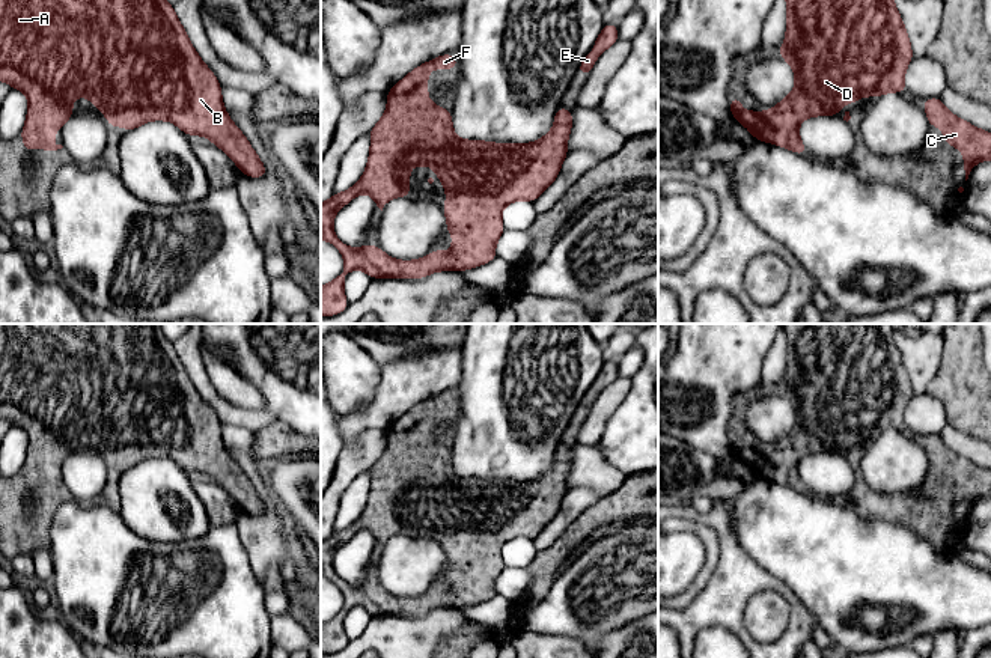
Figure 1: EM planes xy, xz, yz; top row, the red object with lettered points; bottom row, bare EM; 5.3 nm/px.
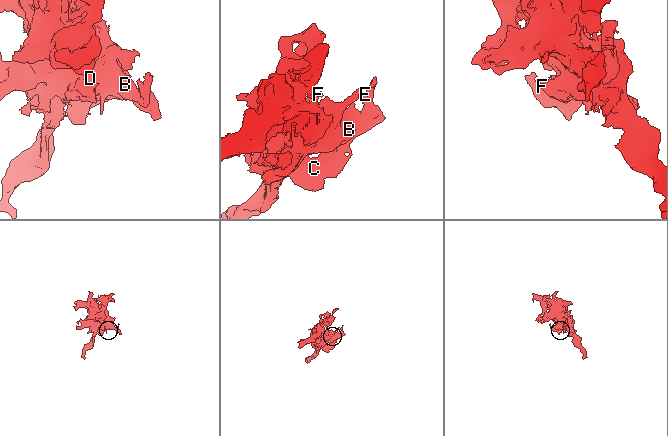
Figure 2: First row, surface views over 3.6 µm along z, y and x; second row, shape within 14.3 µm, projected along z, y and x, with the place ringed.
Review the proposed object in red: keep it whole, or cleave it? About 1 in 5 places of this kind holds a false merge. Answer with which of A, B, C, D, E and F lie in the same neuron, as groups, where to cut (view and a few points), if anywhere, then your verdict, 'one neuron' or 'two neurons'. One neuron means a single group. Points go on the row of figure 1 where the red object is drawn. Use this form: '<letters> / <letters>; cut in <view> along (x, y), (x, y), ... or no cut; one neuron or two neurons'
A B C D E F; no cut; one neuron

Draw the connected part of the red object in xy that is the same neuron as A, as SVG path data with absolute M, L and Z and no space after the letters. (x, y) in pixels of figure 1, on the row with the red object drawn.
M0 0L0 81L5 81L14 89L24 92L29 98L27 117L20 134L24 142L24 149L29 152L35 151L38 145L41 145L44 151L62 149L62 145L54 143L54 133L74 116L72 99L75 96L86 96L102 111L102 114L107 116L107 123L110 126L125 126L127 133L130 133L149 120L170 120L187 136L208 137L217 148L220 148L235 161L239 172L245 176L267 176L267 169L261 158L250 146L244 133L238 129L238 126L226 113L221 99L221 86L217 77L199 57L181 21L178 20L173 6L167 0Z

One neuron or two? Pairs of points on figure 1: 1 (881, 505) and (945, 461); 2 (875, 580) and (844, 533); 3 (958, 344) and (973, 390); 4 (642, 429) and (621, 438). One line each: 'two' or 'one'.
1: one
2: one
3: one
4: one

